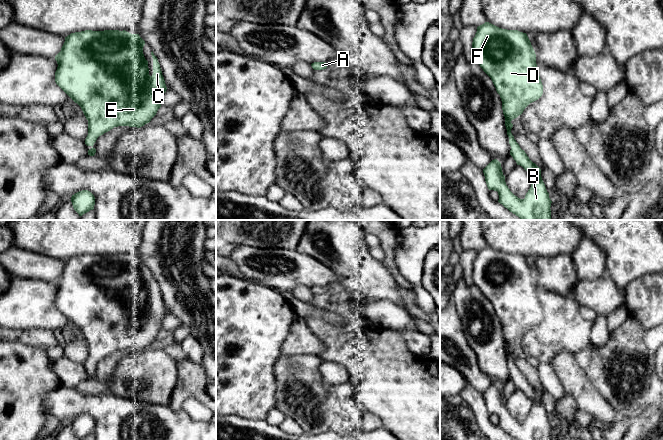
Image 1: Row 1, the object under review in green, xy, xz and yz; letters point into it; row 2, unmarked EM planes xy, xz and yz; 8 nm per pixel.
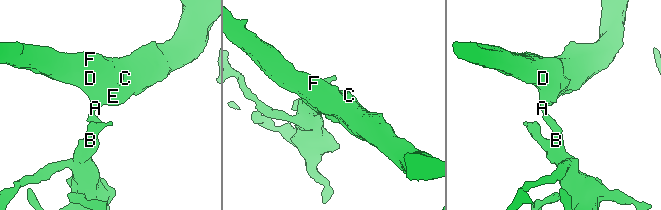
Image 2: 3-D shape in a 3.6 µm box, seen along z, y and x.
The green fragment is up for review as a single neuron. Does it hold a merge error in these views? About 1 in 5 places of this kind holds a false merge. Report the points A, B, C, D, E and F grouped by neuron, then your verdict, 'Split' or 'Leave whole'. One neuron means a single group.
Groups: A B C D E F. Leave whole

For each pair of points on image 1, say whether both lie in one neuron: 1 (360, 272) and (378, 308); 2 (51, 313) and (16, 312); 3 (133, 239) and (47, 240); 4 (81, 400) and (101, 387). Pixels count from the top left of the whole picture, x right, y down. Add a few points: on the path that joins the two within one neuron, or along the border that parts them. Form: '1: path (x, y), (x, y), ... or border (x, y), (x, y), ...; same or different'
1: border (374, 299), (391, 300), (397, 304); different
2: path (42, 313), (25, 312); same
3: path (112, 239), (68, 239); same
4: border (76, 388), (85, 394), (99, 394), (109, 391); different

